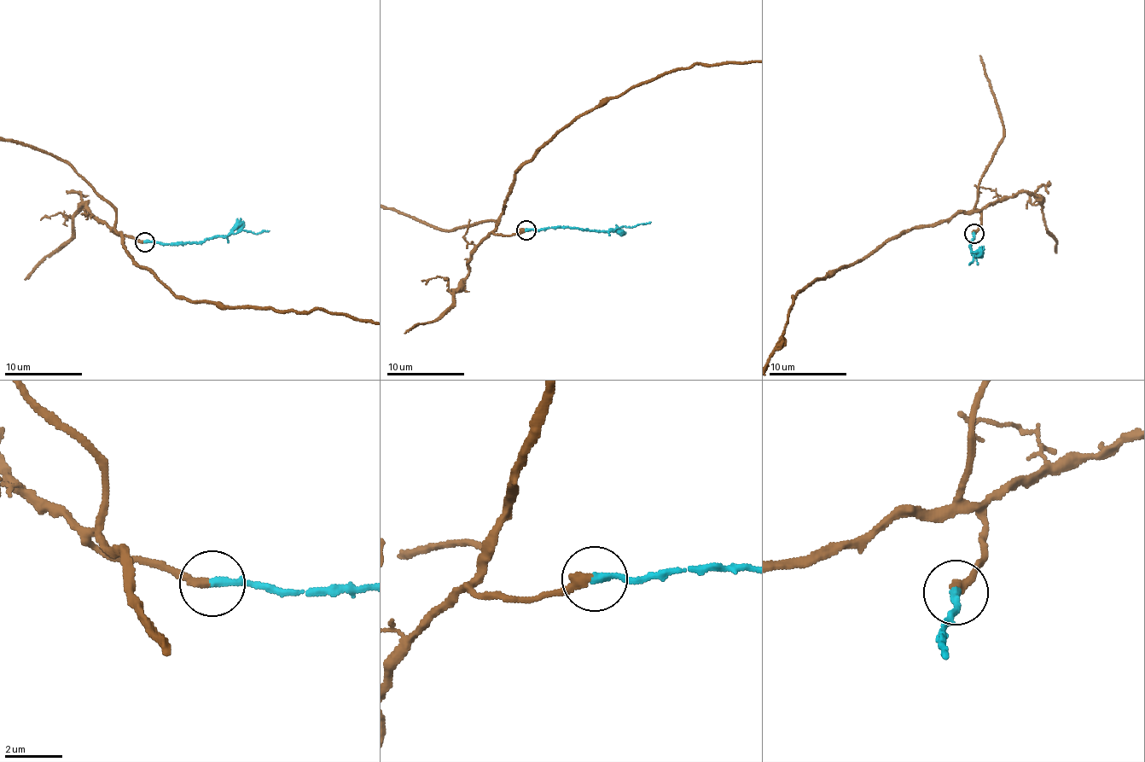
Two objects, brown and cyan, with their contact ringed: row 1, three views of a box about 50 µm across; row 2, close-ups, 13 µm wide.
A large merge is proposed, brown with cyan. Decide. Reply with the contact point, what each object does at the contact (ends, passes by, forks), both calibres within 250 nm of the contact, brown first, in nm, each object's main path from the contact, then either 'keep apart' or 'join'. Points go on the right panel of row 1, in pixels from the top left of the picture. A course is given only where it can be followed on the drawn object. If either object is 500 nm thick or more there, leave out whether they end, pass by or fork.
(973, 233) | brown ends | cyan ends | 320/280 nm | cyan via (974, 233), (970, 248), (975, 258), (973, 256), (969, 264) | join

